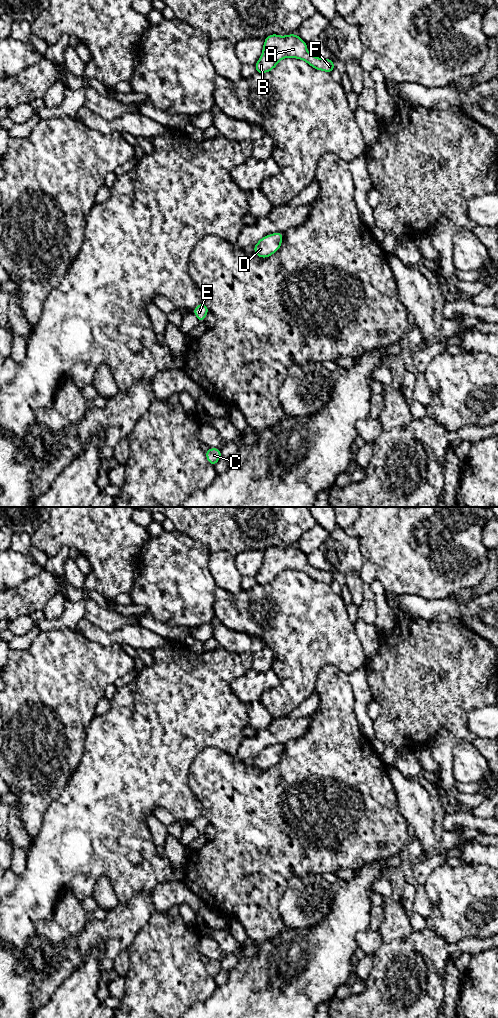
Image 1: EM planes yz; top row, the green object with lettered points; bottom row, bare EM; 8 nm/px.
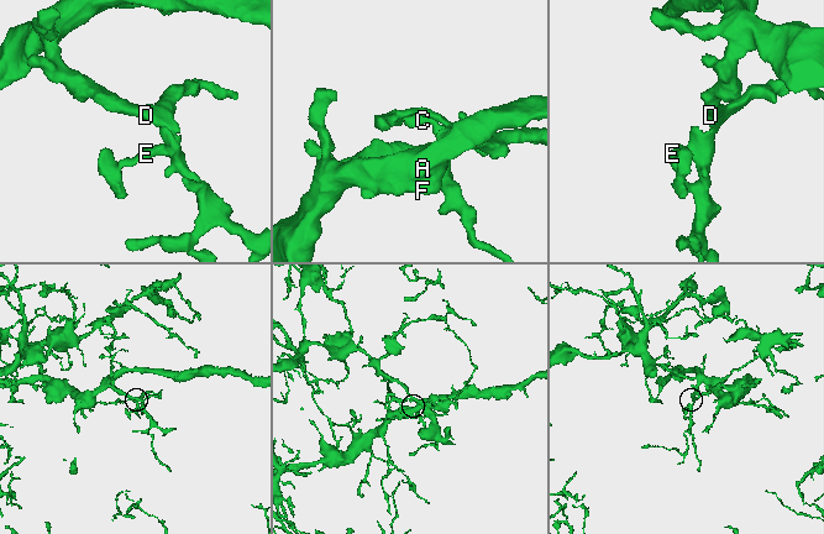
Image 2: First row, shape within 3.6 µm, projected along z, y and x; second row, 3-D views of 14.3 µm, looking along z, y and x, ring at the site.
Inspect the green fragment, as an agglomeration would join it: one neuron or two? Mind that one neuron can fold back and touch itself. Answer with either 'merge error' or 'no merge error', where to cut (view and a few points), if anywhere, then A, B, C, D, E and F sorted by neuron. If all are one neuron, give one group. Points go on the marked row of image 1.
no merge error; cut none; groups A B C D E F

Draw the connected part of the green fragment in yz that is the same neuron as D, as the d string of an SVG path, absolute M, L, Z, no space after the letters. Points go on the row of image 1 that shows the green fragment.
M281 232L266 235L254 245L254 254L260 258L268 258L280 249L282 240L283 233Z

